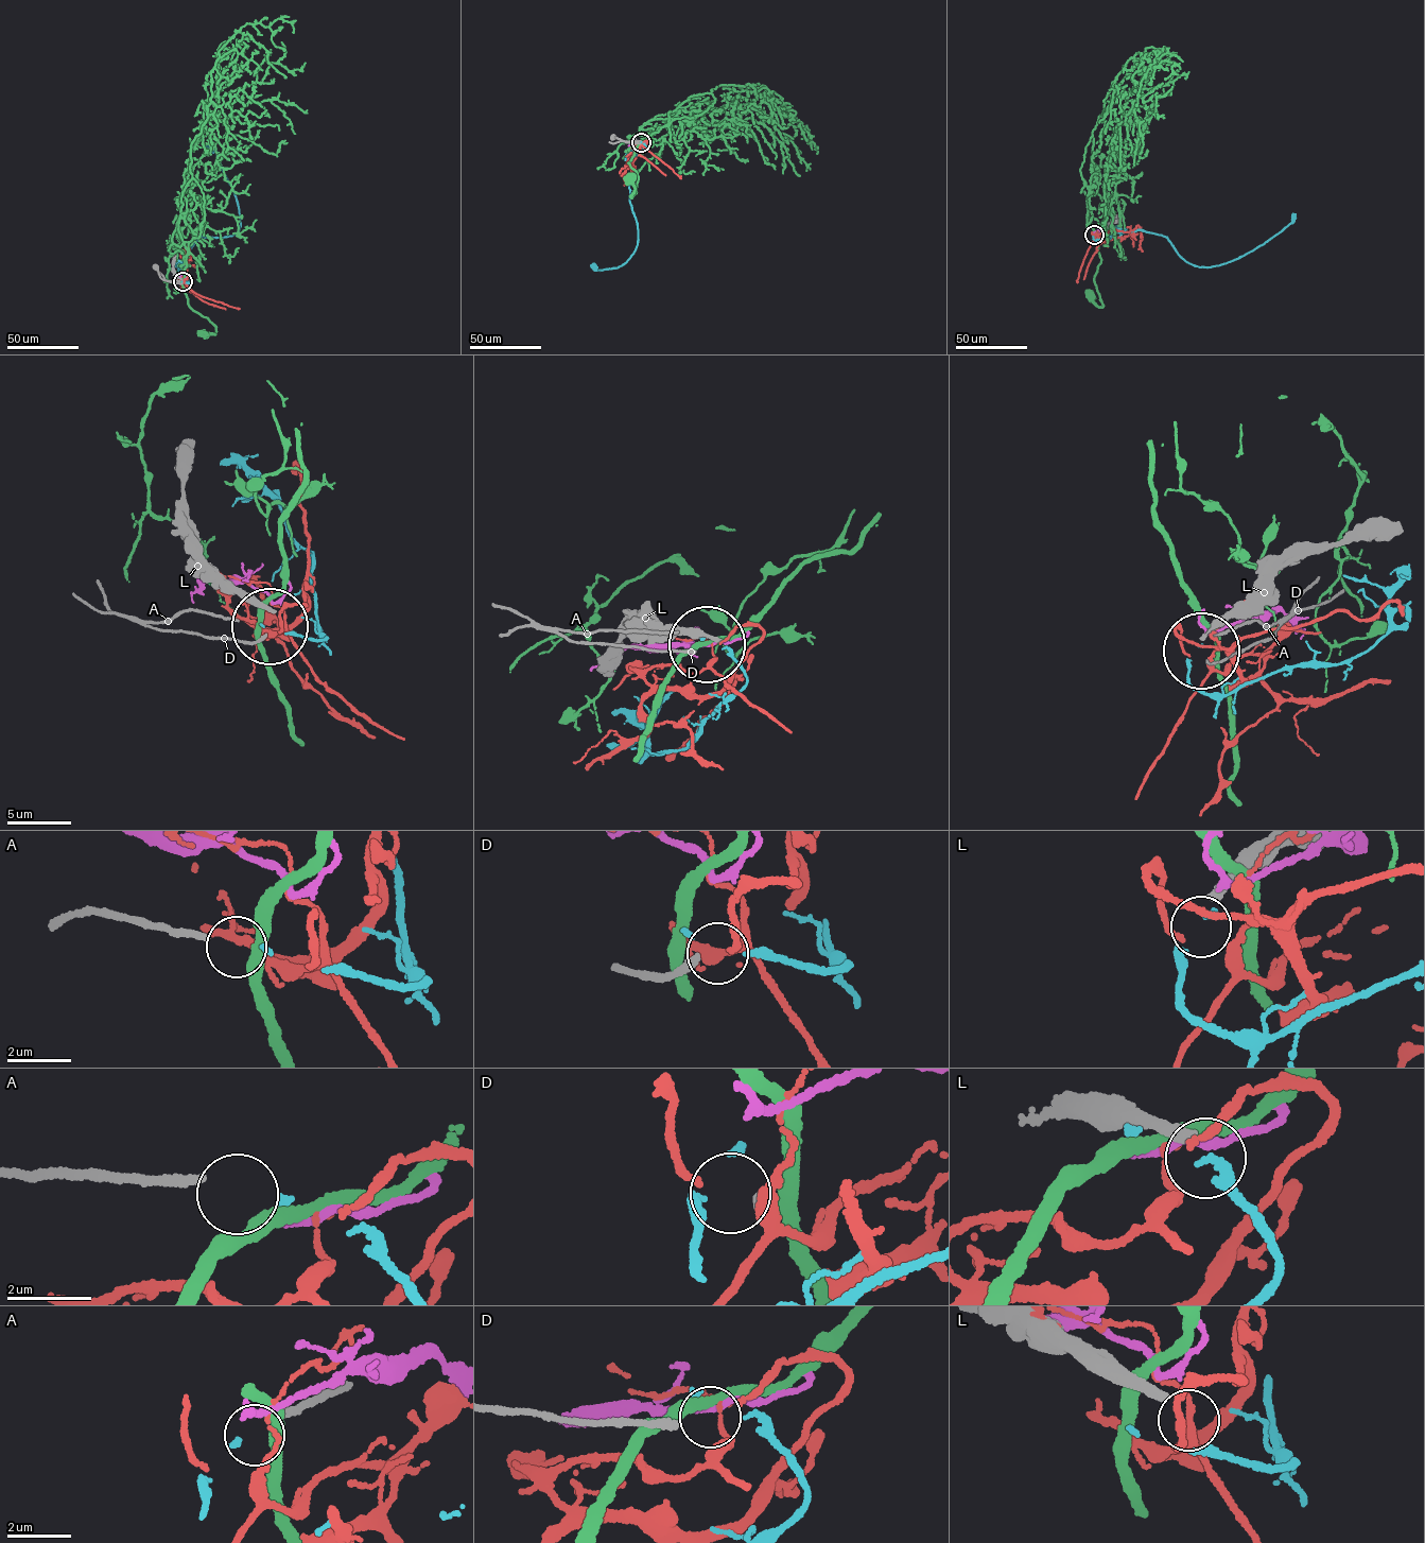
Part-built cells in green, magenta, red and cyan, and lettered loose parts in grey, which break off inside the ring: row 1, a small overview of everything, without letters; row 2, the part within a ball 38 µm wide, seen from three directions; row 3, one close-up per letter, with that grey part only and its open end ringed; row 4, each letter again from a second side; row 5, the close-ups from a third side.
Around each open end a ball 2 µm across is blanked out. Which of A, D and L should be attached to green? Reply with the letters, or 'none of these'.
none of these

